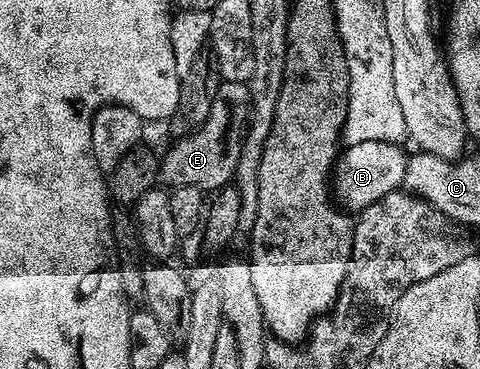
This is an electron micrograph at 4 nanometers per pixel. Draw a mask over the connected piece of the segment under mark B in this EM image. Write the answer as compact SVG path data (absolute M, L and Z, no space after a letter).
M361 142L346 146L335 161L332 173L332 194L335 201L347 211L359 212L372 202L397 191L403 182L408 156L397 143Z

